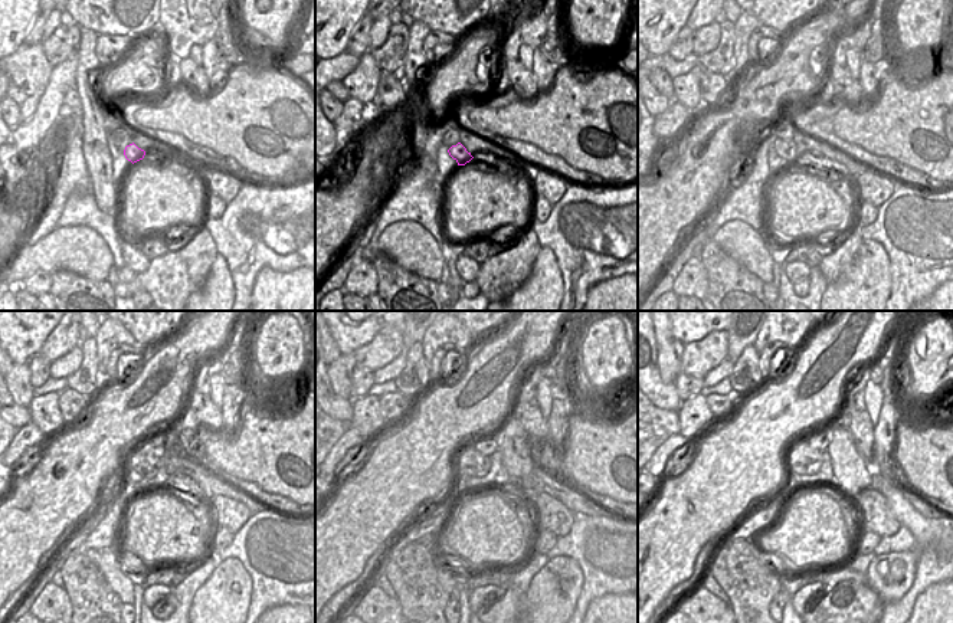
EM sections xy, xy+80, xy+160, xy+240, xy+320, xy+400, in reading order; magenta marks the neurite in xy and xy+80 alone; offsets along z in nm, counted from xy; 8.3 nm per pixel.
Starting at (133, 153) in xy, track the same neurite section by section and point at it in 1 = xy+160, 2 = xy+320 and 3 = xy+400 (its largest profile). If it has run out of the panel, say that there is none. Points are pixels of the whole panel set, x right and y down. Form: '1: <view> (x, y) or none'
1: xy+160 (785, 148)
2: xy+320 (470, 462)
3: xy+400 (802, 459)

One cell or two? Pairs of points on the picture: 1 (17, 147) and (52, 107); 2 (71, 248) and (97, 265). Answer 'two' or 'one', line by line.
1: one
2: one

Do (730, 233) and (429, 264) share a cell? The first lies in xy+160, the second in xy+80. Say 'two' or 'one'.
one

